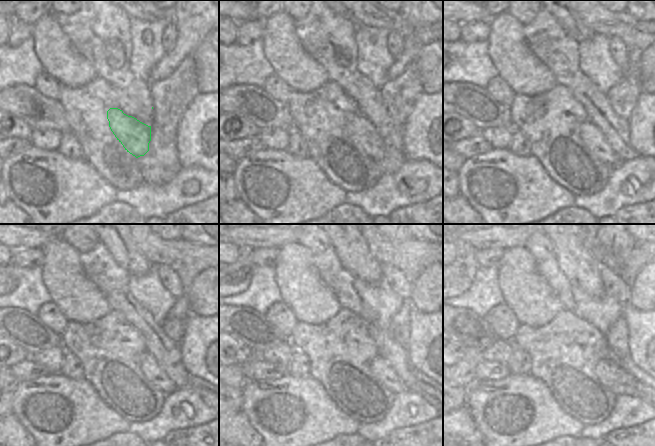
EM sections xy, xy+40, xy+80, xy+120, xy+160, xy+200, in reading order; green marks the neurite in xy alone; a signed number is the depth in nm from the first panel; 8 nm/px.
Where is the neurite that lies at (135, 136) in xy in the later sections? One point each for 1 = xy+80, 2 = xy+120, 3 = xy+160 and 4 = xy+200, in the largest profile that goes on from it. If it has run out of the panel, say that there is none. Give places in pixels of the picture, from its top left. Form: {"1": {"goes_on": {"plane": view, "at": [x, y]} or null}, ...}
{"1": {"goes_on": {"plane": "xy+80", "at": [606, 136]}}, "2": {"goes_on": {"plane": "xy+120", "at": [161, 364]}}, "3": {"goes_on": {"plane": "xy+160", "at": [390, 368]}}, "4": {"goes_on": {"plane": "xy+200", "at": [610, 374]}}}

